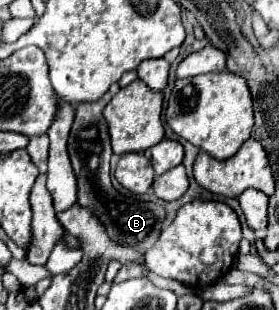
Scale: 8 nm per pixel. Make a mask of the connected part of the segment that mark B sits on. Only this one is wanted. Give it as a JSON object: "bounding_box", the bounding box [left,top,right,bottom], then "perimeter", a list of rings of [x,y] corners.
{"bounding_box":[67,83,165,251],"perimeter":[[[113,83],[99,101],[77,105],[75,123],[69,133],[67,149],[69,149],[71,163],[73,163],[73,171],[77,175],[77,187],[79,187],[77,201],[81,205],[85,205],[87,209],[91,209],[101,219],[101,223],[105,225],[105,229],[113,241],[129,245],[139,251],[147,251],[149,247],[153,247],[153,243],[157,241],[157,237],[161,233],[165,209],[157,203],[127,199],[111,185],[109,159],[113,153],[111,153],[111,139],[109,139],[109,131],[107,131],[107,121],[103,117],[103,109],[117,91],[119,91],[119,85]]]}

